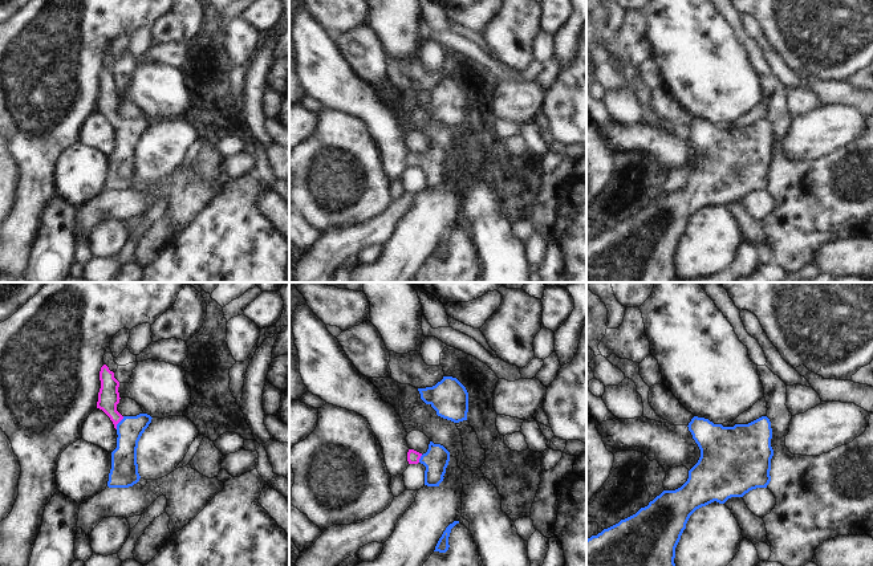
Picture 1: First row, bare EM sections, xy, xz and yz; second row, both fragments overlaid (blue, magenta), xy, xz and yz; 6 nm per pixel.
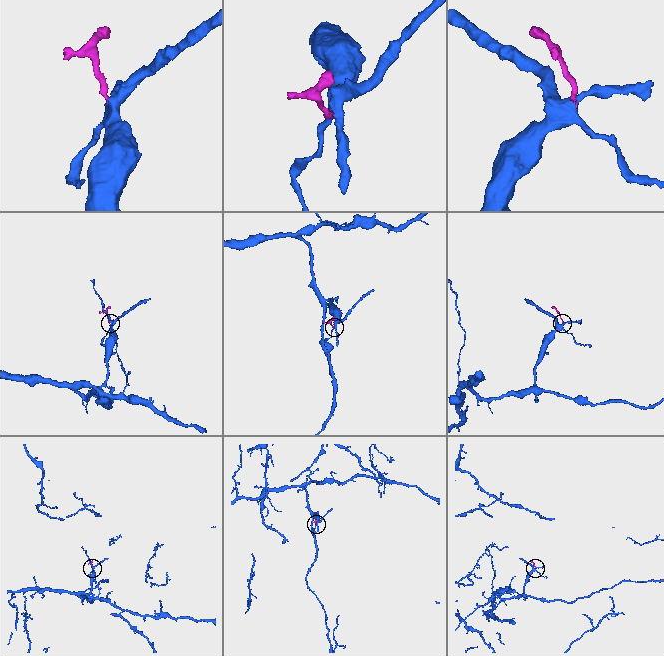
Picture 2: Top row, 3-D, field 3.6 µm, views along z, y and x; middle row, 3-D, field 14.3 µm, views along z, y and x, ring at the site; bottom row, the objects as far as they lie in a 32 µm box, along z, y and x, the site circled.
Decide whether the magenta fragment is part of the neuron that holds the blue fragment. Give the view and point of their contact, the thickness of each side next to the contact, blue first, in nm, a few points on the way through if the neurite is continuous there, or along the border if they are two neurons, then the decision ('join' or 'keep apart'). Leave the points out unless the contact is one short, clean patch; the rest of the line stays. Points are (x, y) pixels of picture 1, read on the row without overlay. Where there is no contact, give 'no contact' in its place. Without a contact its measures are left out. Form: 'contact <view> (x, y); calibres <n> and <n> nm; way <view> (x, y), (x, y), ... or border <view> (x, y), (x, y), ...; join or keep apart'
contact xy (118, 126); calibres 160 and 130 nm; way xy (124, 162), (124, 131), (118, 126), (108, 108), (108, 100); join

